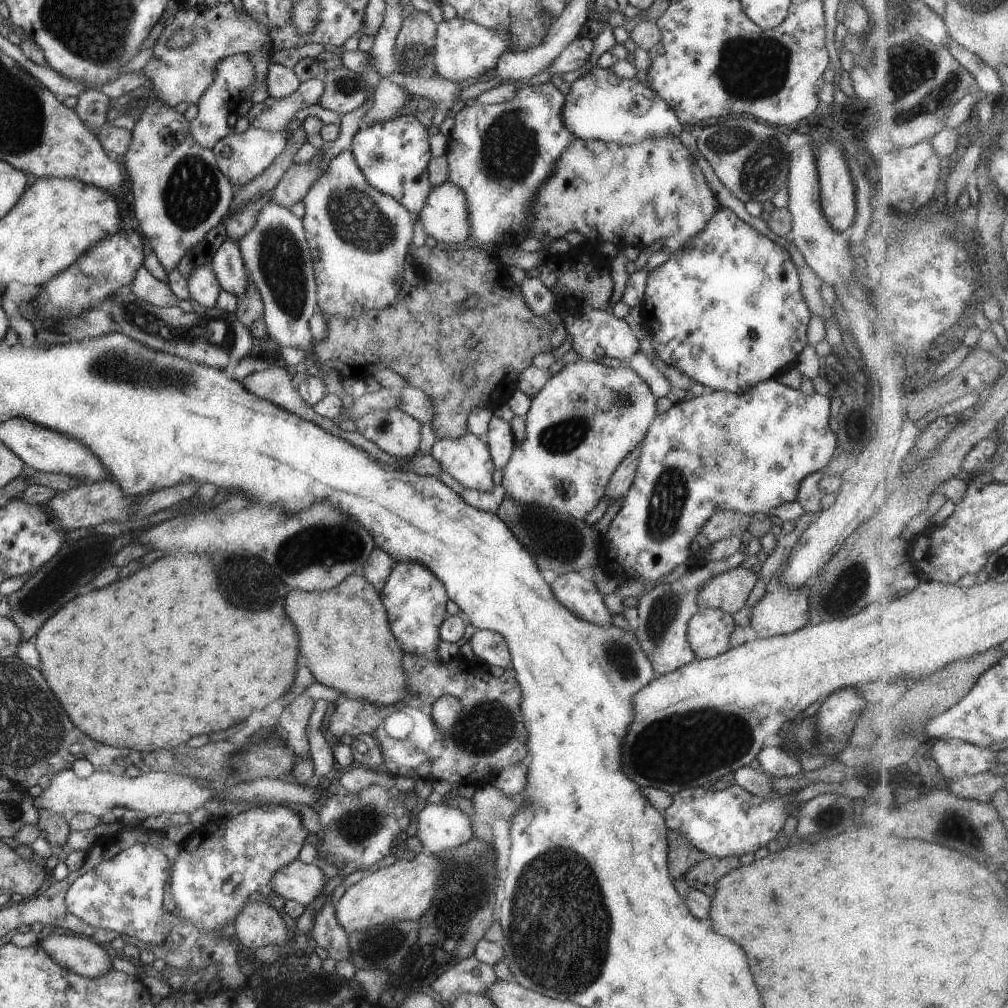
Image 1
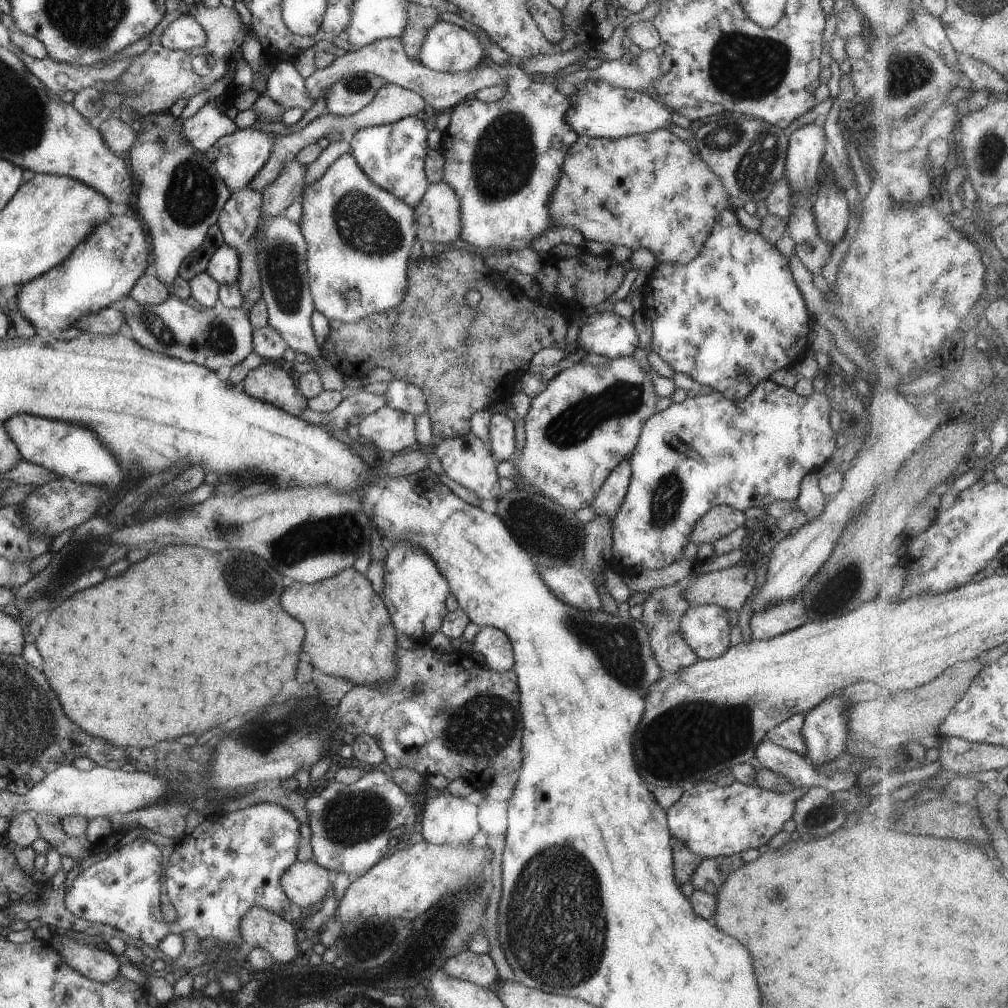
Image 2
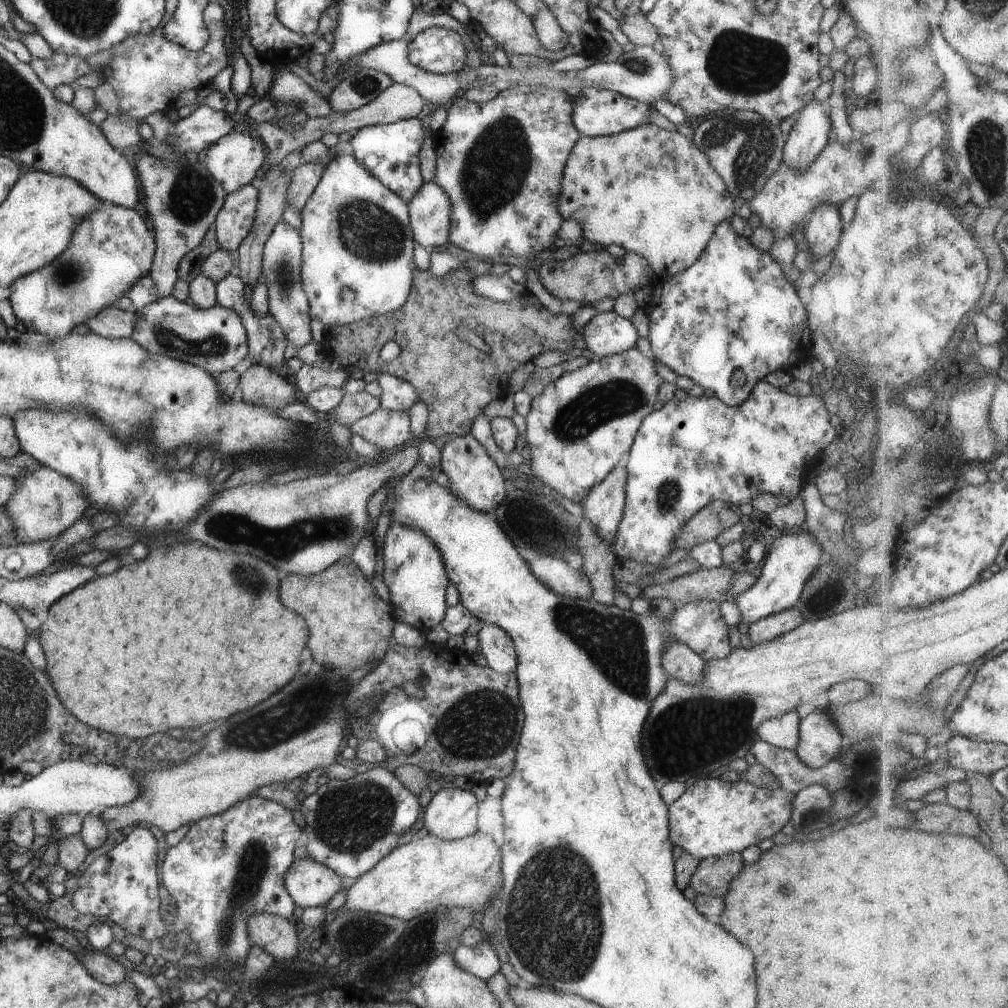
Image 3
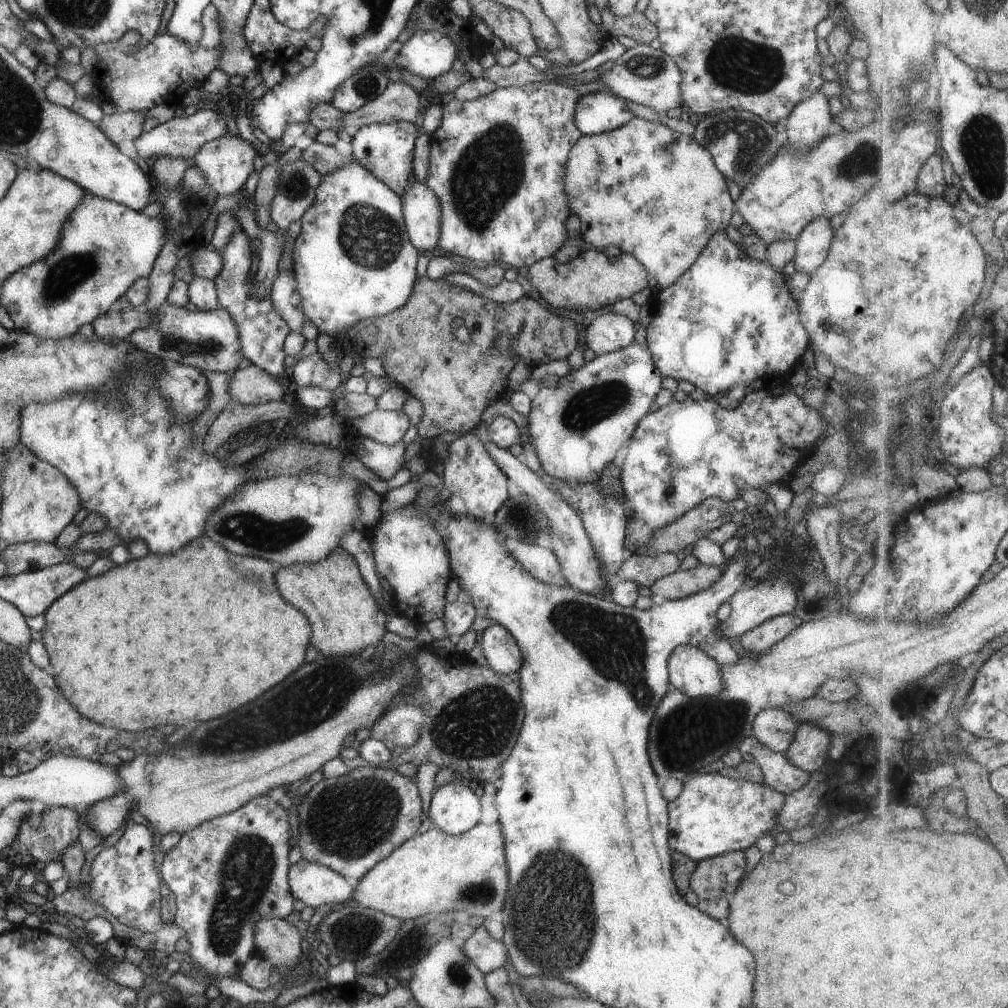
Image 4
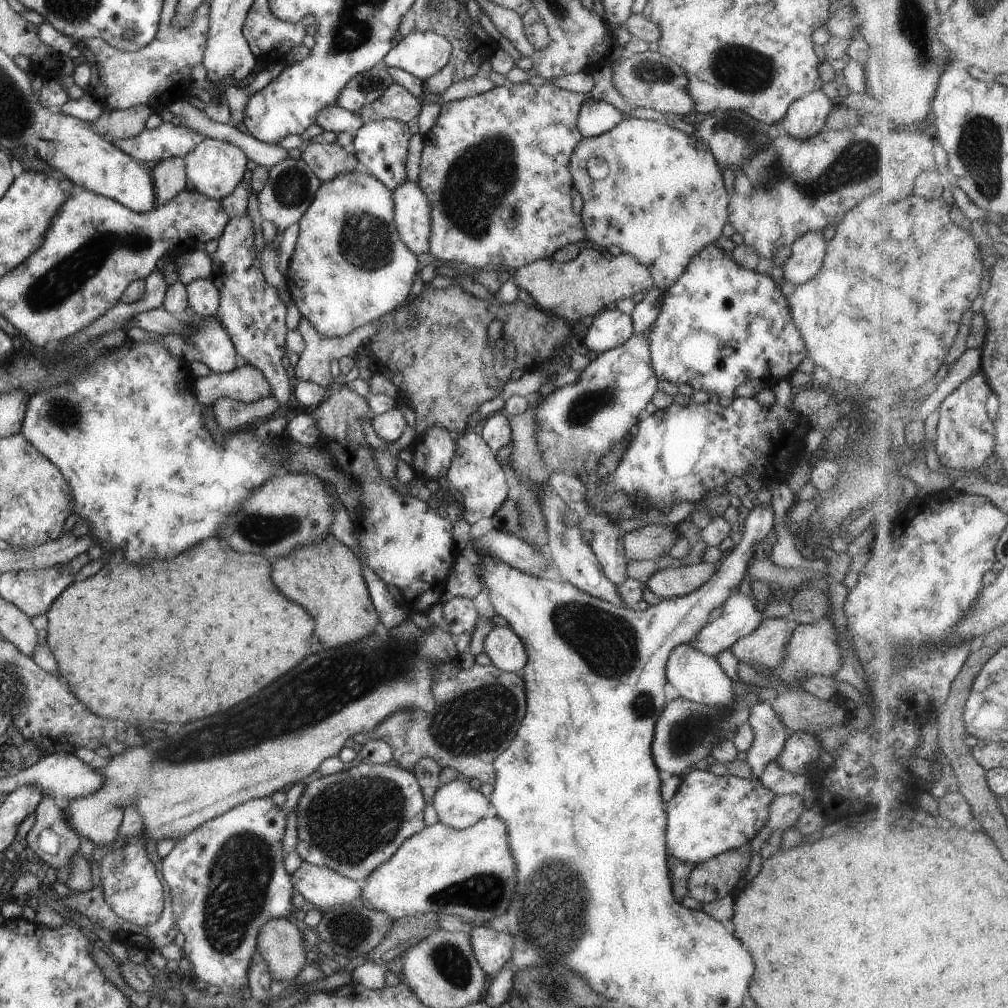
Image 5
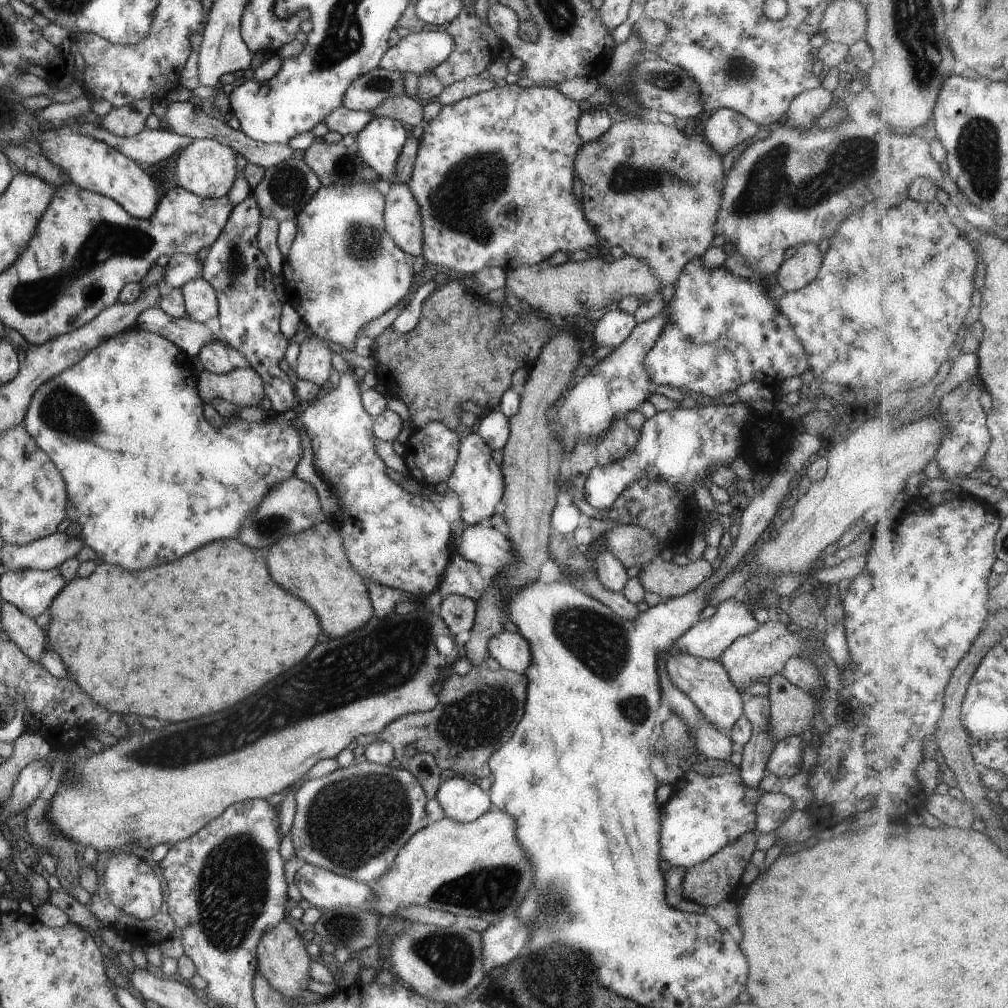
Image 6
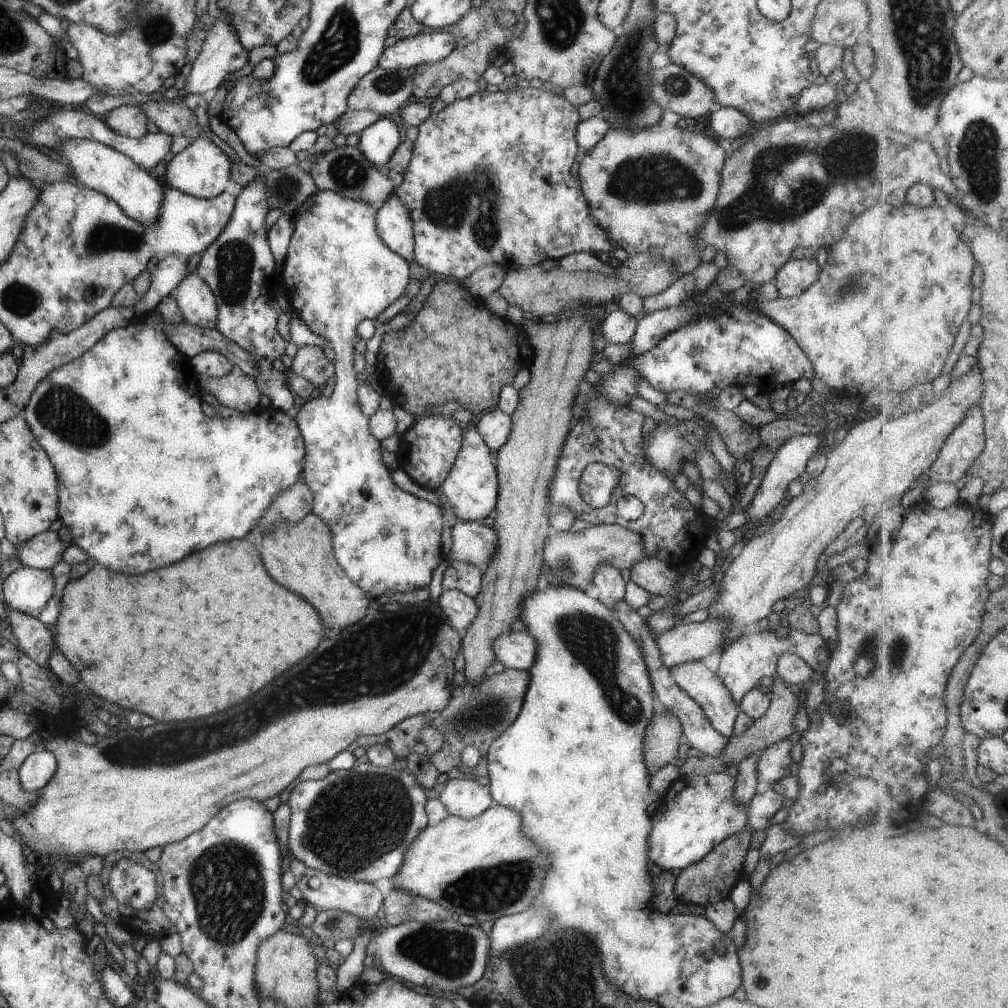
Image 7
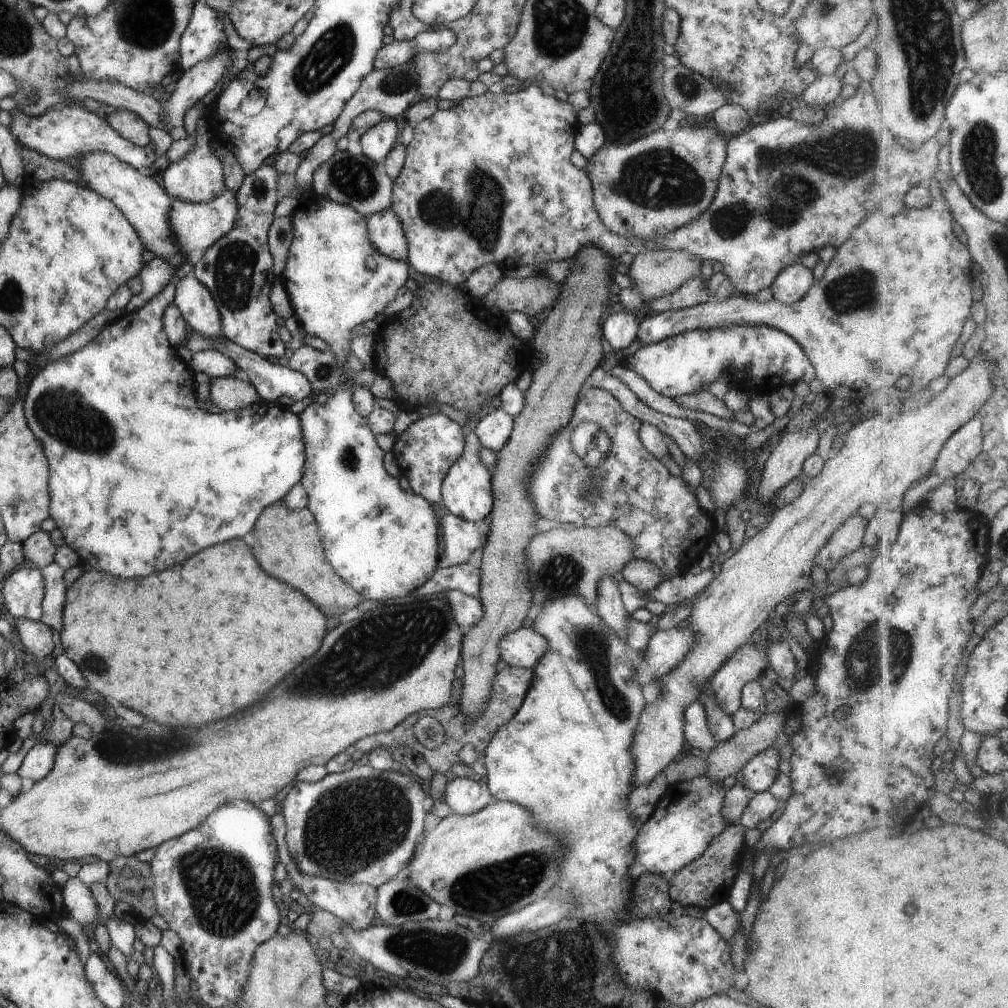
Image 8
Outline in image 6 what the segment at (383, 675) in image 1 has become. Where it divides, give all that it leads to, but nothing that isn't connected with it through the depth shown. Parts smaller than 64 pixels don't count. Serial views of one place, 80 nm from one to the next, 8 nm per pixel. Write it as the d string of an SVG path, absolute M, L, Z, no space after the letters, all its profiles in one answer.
M327 521L315 523L294 535L271 543L266 551L267 568L283 590L303 600L319 618L321 632L329 638L343 636L363 626L371 616L367 584L349 564L340 534Z

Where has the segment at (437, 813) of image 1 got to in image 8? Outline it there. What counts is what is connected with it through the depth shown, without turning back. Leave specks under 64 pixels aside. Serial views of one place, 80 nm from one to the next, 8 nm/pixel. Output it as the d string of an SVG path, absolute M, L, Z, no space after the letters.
M455 777L445 785L440 800L447 804L453 813L470 815L491 804L495 798L481 779L474 781Z

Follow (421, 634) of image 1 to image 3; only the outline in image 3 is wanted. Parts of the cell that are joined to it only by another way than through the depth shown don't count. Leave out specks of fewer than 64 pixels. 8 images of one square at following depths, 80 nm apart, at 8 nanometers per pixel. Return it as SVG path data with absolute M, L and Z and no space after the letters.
M391 522L383 541L383 582L388 590L388 604L397 623L405 623L421 632L440 624L446 606L445 586L448 578L435 545L419 529Z

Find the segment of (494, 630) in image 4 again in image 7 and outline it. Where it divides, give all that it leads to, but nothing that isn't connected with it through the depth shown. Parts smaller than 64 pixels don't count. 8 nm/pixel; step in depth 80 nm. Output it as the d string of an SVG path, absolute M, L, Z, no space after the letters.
M507 631L493 639L492 649L505 669L527 671L533 664L536 642L525 631Z

